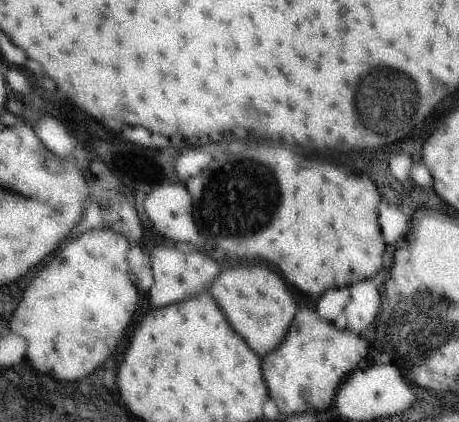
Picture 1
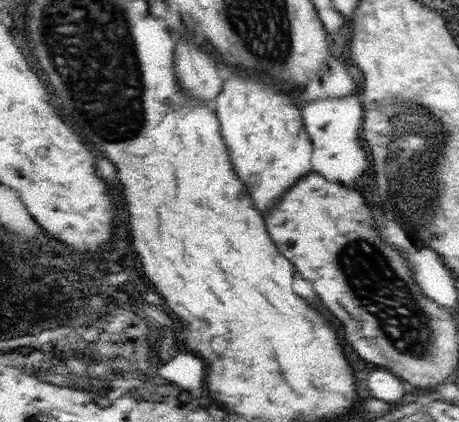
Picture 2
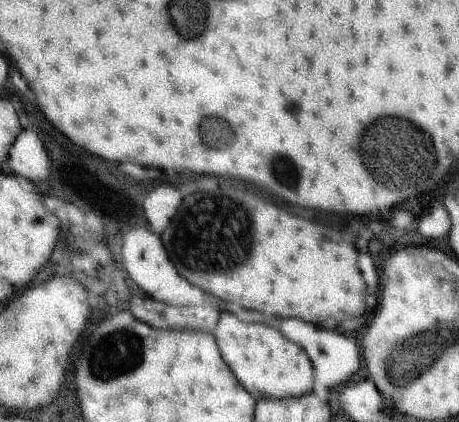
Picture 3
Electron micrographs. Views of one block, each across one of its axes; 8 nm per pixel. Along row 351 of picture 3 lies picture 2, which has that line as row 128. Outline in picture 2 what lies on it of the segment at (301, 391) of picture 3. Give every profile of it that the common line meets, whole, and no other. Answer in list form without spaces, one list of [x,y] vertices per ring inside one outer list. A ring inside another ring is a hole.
[[[235,72],[231,78],[225,74],[223,88],[211,106],[219,120],[221,138],[235,176],[247,188],[253,208],[261,214],[269,212],[279,202],[279,196],[311,170],[311,142],[291,94],[259,82],[257,76]]]

